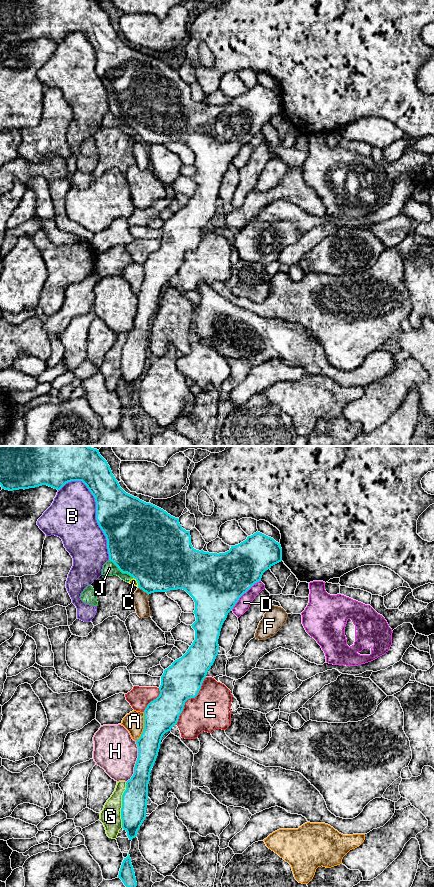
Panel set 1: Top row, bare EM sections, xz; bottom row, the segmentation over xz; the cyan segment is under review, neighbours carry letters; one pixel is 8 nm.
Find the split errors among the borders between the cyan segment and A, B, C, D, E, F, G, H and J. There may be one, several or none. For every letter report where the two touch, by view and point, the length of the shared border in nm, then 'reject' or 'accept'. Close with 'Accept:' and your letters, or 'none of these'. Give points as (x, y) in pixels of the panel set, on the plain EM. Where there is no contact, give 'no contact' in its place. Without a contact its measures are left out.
A: contact xz (144, 279); length 240 nm; reject
B: contact xz (96, 65); length 700 nm; reject
C: contact xz (137, 134); length 90 nm; reject
D: contact xz (244, 144); length 340 nm; reject
E: contact xz (188, 250); length 460 nm; reject
F: contact xz (143, 142); length 110 nm; reject
G: contact xz (122, 357); length 380 nm; reject
H: contact xz (136, 314); length 340 nm; reject
J: contact xz (121, 123); length 240 nm; reject
Accept: none of these

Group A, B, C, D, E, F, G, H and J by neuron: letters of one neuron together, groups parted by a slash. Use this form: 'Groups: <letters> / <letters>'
Groups: A / B / C J / D / E / F / G / H

